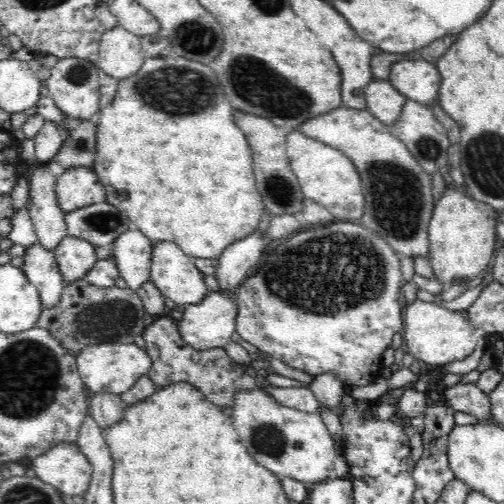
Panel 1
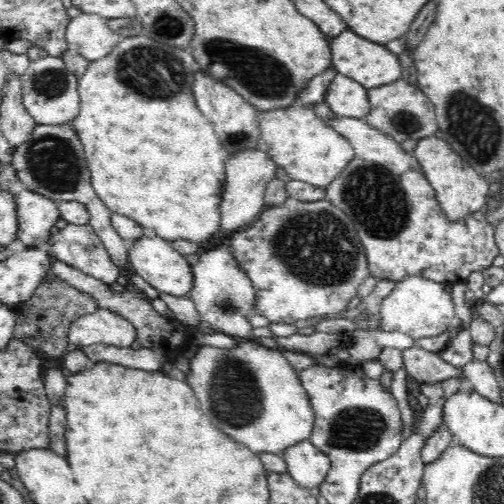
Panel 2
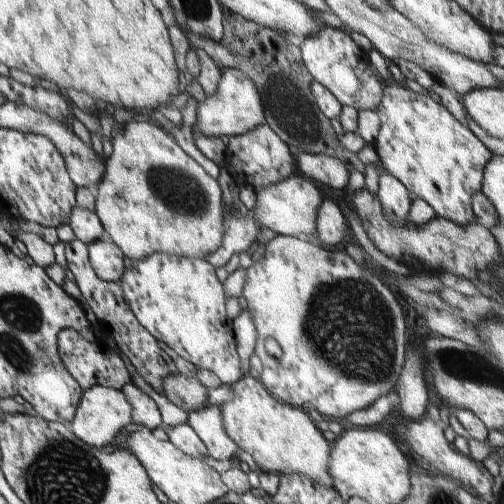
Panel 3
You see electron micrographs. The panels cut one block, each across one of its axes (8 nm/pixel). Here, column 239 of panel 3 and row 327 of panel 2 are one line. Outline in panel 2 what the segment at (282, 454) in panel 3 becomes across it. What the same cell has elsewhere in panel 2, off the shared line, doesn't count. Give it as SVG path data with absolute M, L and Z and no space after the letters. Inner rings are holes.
M406 276L396 282L396 290L382 300L380 304L380 330L384 332L400 332L414 340L418 338L436 338L450 330L450 322L456 318L456 306L452 296L444 290L446 286L422 278L422 276Z

